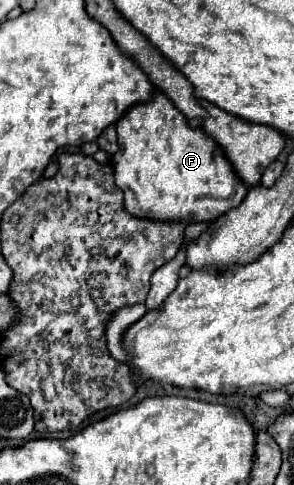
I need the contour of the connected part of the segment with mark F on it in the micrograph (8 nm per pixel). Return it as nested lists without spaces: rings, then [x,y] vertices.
[[[156,91],[146,103],[136,103],[132,109],[128,109],[126,115],[116,121],[116,131],[120,149],[114,155],[114,175],[118,187],[124,191],[124,207],[130,215],[156,221],[216,221],[232,207],[238,207],[248,193],[242,179],[238,179],[234,165],[224,155],[224,149],[210,135],[206,135],[206,131],[190,127],[188,119],[162,91]]]

